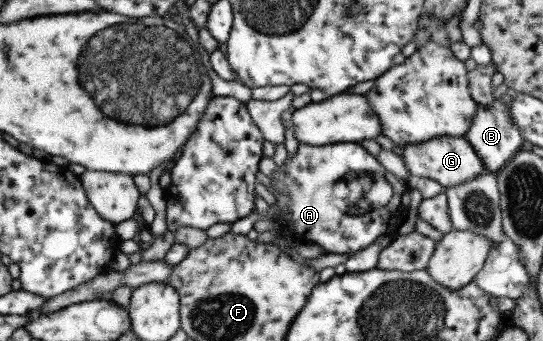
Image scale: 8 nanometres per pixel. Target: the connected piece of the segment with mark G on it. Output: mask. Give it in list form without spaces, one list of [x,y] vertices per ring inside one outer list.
[[[442,135],[416,144],[406,144],[400,153],[402,163],[410,175],[433,179],[442,185],[448,186],[464,183],[478,174],[485,173],[484,165],[468,140],[463,137],[449,137]]]

